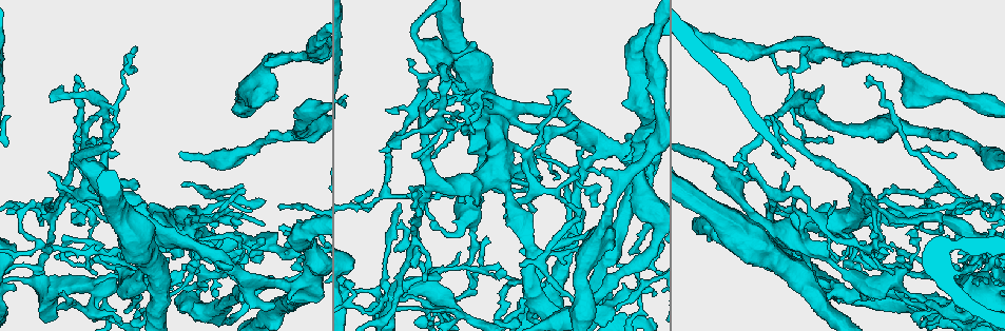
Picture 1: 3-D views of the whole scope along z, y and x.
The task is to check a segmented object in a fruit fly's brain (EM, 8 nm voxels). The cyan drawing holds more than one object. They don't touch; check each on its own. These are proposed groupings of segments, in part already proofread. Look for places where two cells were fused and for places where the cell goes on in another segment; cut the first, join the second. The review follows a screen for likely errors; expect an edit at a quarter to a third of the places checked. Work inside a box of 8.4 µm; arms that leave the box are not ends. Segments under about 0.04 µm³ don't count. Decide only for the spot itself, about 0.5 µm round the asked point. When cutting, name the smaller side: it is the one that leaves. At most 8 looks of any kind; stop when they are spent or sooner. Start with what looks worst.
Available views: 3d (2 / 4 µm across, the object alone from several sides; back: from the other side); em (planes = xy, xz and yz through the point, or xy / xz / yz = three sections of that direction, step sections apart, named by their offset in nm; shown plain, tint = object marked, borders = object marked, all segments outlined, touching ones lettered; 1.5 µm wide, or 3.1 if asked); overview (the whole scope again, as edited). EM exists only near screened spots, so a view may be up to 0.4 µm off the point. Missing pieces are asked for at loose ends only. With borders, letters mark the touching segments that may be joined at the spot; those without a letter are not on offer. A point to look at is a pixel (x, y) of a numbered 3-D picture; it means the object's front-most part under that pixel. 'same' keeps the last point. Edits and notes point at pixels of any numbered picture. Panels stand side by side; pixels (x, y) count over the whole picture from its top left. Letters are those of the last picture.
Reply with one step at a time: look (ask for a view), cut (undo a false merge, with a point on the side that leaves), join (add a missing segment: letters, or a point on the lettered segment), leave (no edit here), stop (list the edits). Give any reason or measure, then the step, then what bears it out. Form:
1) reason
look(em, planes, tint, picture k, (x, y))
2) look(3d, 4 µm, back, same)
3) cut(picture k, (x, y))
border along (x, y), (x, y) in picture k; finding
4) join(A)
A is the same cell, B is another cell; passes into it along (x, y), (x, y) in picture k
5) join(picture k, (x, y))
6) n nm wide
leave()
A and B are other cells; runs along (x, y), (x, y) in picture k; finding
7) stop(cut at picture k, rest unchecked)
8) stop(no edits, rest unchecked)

tapers out
look(em, xy, step 8, borders, picture 1, (807, 48))

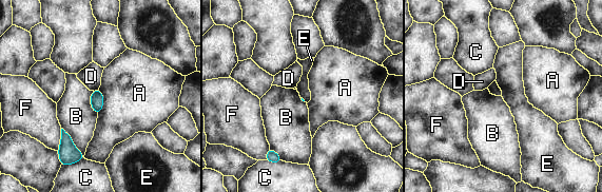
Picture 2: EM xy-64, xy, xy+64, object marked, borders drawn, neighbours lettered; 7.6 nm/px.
another direction
look(em, yz, step 8, borders, same)

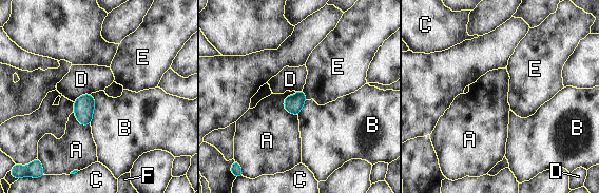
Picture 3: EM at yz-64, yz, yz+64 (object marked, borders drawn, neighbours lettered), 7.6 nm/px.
leave()
A, B, C, D, E and F are other cells; border along (295, 92), (284, 107), (297, 116) in picture 3; none of them fits

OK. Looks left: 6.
sudden change in width
look(em, xz, step 4, tint, picture 1, (456, 313))

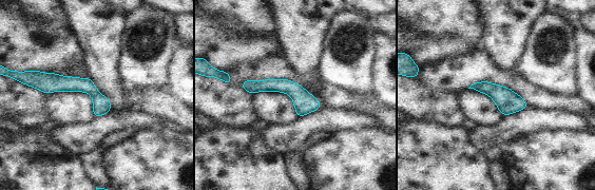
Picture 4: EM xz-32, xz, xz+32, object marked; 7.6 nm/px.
look(em, xy, step 4, borders, same)

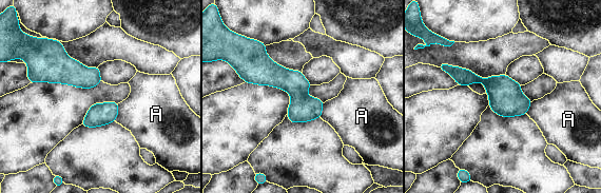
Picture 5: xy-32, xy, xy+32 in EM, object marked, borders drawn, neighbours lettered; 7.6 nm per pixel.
A touches over 140 nm
leave()
A is another cell; runs along (448, 68), (527, 103) in picture 5; continuous, no second cell

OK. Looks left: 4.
free end
look(em, xz, step 4, tint, picture 1, (411, 264))

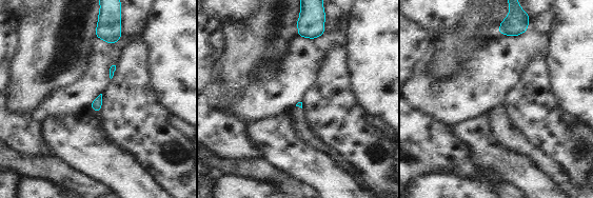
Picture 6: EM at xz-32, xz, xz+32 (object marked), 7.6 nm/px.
cut it another way
look(em, planes, borders, same)

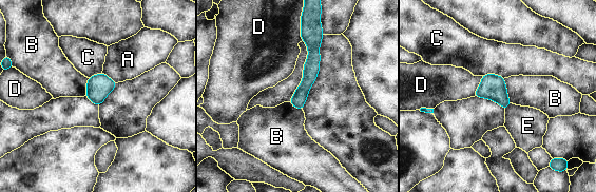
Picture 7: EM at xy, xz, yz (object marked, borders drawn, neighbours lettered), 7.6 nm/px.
110 nm wide
join(E)
E is the same cell, A, B, C and D are other cells; passes into it along (493, 87), (507, 106), (527, 126) in picture 7; it goes on there

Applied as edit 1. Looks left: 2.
stop(join at picture 7, rest unchecked)

